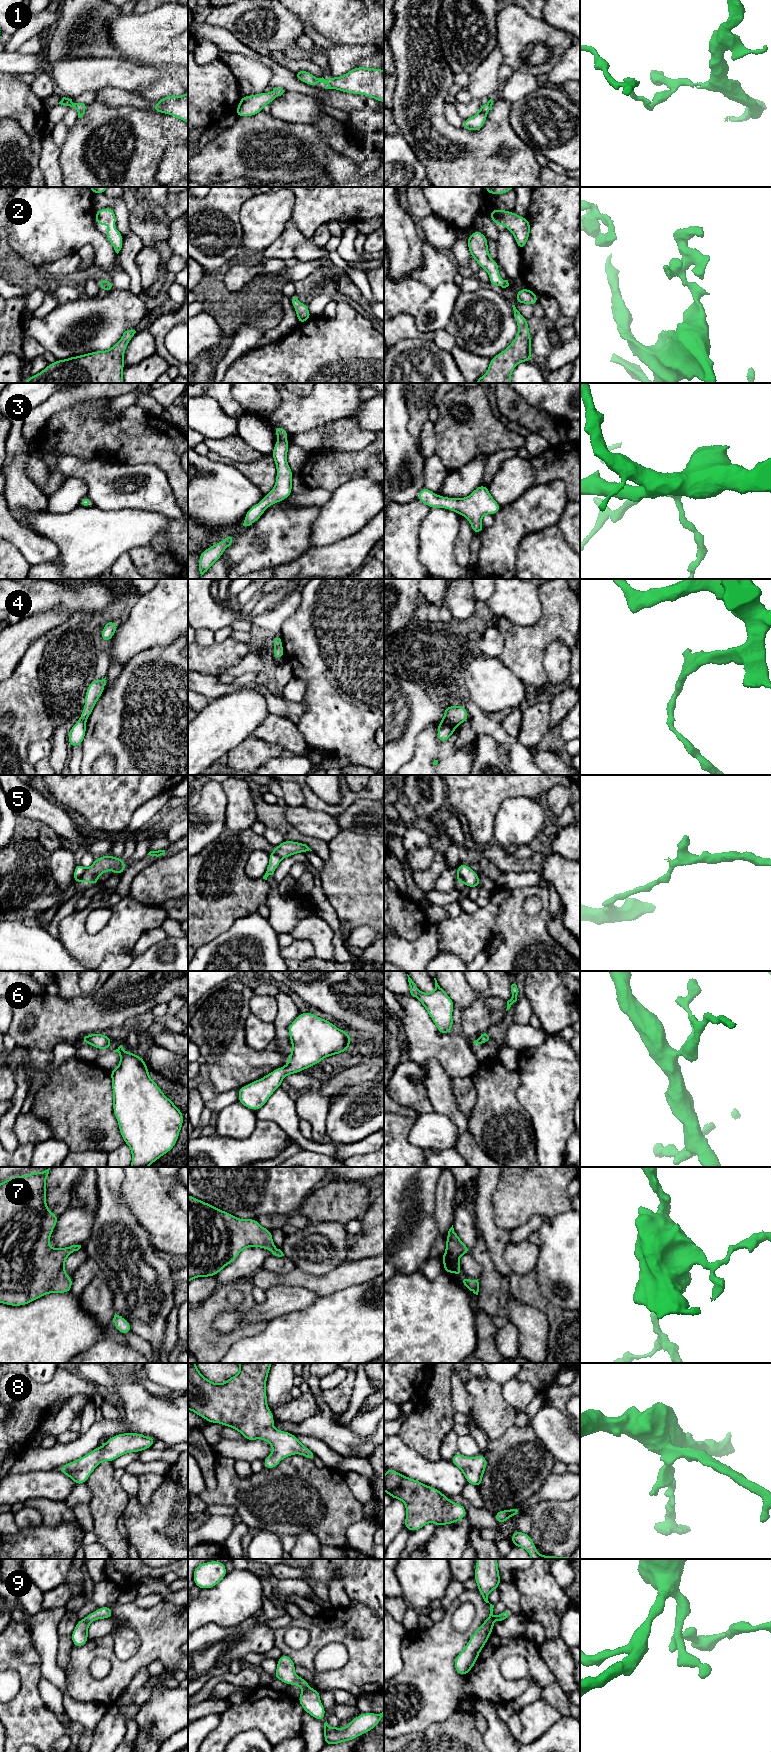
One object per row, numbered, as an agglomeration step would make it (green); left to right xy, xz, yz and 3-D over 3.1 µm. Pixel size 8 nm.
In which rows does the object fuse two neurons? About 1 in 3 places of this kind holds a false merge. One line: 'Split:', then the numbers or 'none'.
Split: 5

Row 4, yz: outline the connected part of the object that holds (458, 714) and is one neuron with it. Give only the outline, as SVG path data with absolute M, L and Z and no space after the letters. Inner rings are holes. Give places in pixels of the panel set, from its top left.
M448 705L444 709L444 718L438 724L438 741L448 741L451 735L456 731L456 727L467 720L469 720L469 715L465 707L462 705Z

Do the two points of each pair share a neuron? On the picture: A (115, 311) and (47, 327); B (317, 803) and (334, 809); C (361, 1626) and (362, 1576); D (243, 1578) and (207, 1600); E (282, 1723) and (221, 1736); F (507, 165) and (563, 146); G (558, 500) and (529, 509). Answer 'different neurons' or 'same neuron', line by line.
A: same neuron
B: same neuron
C: different neurons
D: same neuron
E: same neuron
F: different neurons
G: same neuron

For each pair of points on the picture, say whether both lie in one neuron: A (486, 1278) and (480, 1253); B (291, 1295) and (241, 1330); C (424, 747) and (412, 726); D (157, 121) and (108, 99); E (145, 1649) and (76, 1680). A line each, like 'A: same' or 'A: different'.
A: same
B: different
C: different
D: different
E: same

